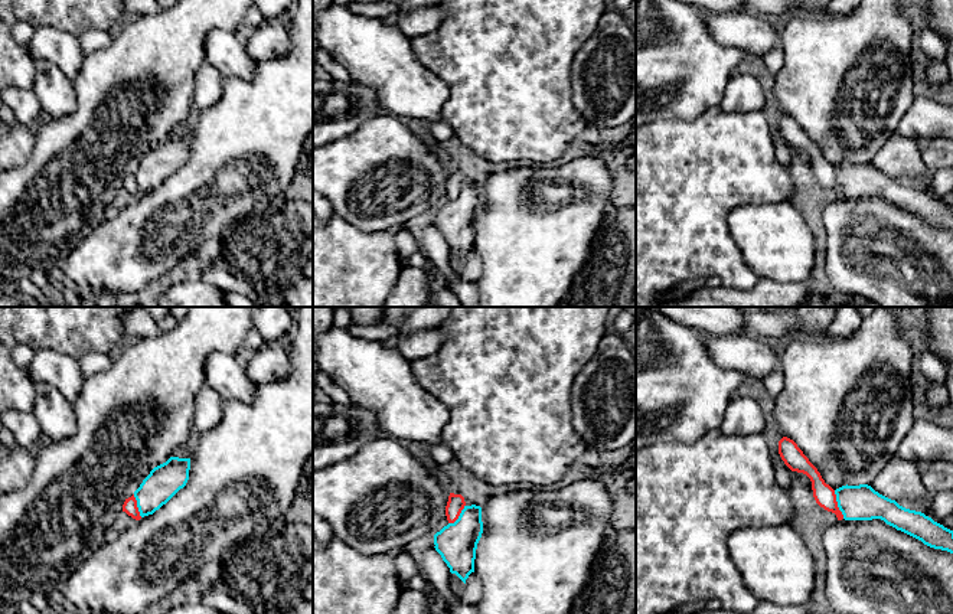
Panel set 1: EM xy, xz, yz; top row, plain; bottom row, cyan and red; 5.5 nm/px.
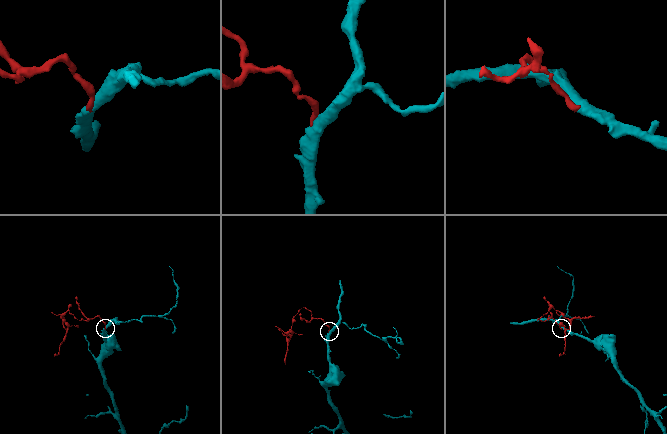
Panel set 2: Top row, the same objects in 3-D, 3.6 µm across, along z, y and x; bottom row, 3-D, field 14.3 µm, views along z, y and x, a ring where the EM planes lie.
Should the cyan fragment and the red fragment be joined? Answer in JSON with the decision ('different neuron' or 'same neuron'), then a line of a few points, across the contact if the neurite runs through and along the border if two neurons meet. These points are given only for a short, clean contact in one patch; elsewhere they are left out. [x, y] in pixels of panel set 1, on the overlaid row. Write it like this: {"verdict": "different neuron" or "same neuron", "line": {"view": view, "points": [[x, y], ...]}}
{"verdict": "different neuron", "line": {"view": "yz", "points": [[834, 490], [836, 506], [844, 518]]}}

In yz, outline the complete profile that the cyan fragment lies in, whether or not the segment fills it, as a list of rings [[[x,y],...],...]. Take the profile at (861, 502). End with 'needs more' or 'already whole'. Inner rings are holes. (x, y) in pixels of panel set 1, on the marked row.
[[[868,484],[842,486],[835,490],[838,507],[845,520],[881,519],[924,545],[953,553],[953,530],[921,512],[900,506]]]; already whole

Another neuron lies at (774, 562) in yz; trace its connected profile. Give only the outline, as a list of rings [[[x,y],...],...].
[[[792,525],[743,528],[728,538],[730,556],[758,601],[797,605],[810,601],[815,562]]]

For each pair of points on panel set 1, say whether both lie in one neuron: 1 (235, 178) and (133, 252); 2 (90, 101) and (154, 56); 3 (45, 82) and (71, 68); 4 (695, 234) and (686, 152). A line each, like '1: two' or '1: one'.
1: one
2: one
3: two
4: one

